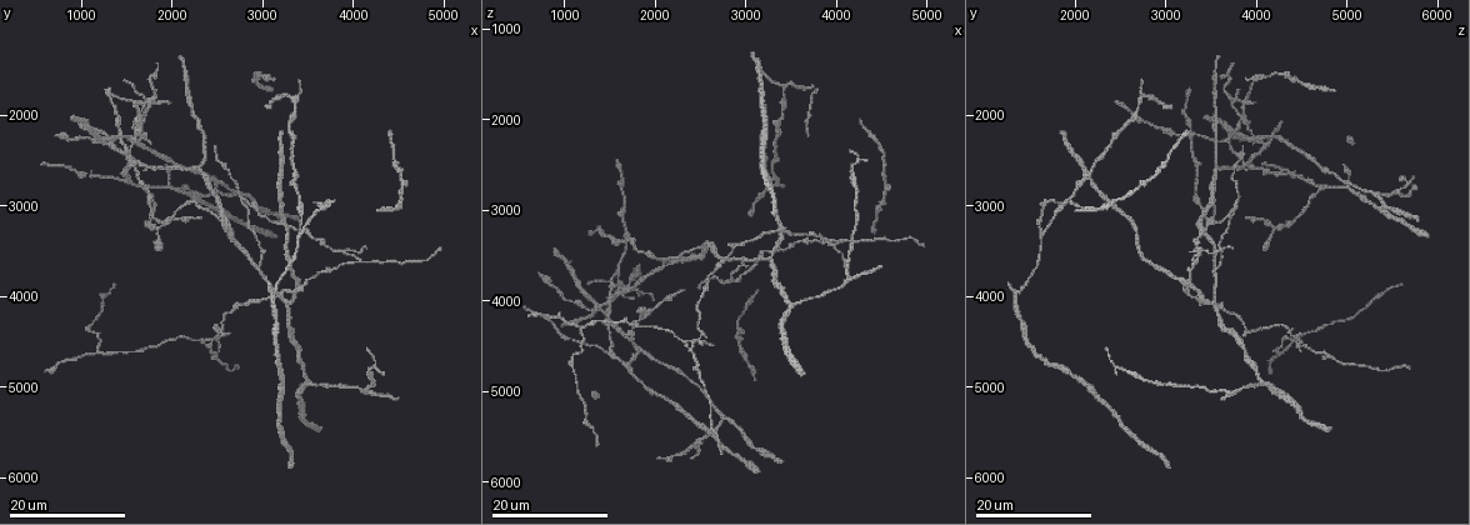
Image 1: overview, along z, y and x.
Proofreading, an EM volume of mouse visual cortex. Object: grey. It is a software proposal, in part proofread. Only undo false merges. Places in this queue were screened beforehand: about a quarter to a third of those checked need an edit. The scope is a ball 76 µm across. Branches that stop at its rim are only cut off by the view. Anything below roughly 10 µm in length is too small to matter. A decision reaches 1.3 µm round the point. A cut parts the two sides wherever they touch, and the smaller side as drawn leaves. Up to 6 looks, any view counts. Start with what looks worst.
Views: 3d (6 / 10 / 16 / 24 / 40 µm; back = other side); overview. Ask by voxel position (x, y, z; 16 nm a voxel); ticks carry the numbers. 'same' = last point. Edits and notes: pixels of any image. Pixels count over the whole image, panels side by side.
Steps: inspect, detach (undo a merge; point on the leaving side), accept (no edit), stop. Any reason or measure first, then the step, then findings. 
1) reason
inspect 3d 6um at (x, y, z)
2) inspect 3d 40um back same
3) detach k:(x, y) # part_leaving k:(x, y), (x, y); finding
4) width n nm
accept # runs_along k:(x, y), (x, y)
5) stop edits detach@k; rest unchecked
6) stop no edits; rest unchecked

side arm on a straight run
inspect 3d 24um at (1500, 2600, 3900)

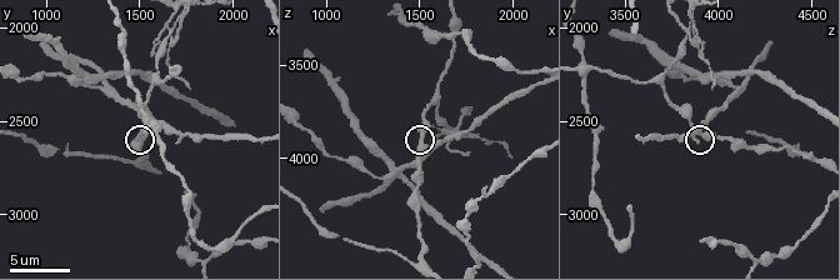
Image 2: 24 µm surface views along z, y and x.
inspect 3d 6um at (1500, 2580, 3940)

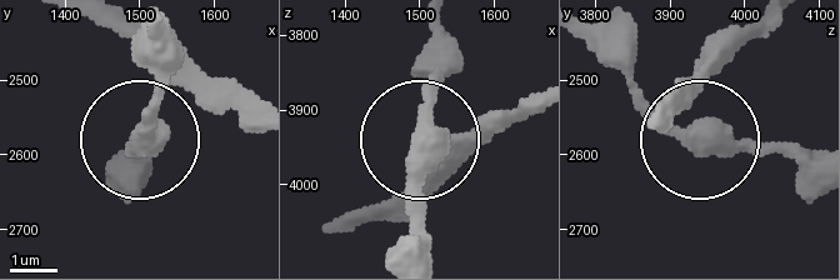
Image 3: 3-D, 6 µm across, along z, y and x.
inspect 3d 6um back at (1505, 2575, 3920)

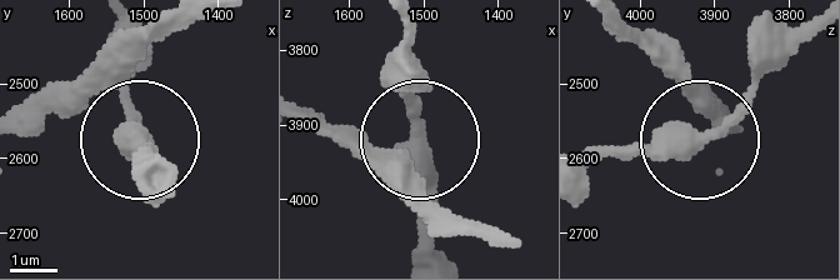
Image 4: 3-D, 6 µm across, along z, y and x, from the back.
arms 3
accept # continuous, no second neuron

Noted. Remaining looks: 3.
arms part here
inspect 3d 10um at (1580, 2260, 3660)

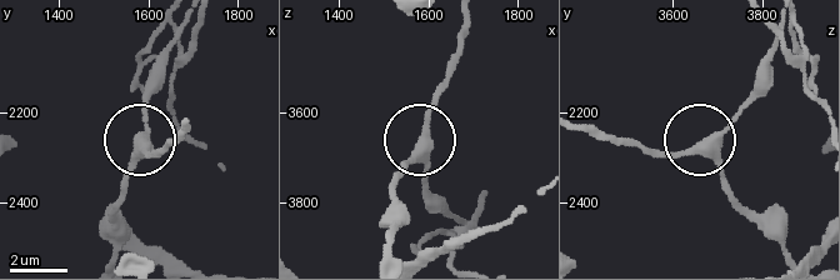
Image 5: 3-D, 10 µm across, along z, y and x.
closer look
inspect 3d 6um at (1600, 2265, 3670)

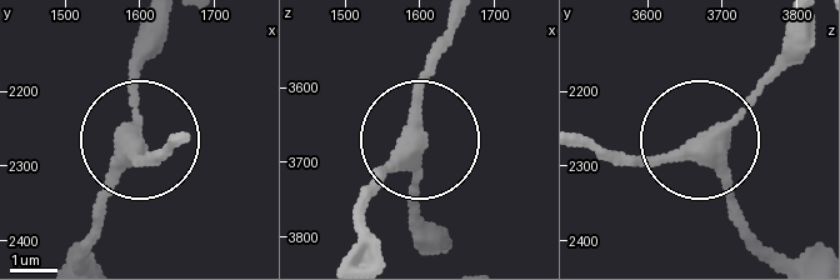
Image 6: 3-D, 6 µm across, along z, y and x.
arms 3
accept # one neuron here

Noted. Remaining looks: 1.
stop no edits; rest unchecked

